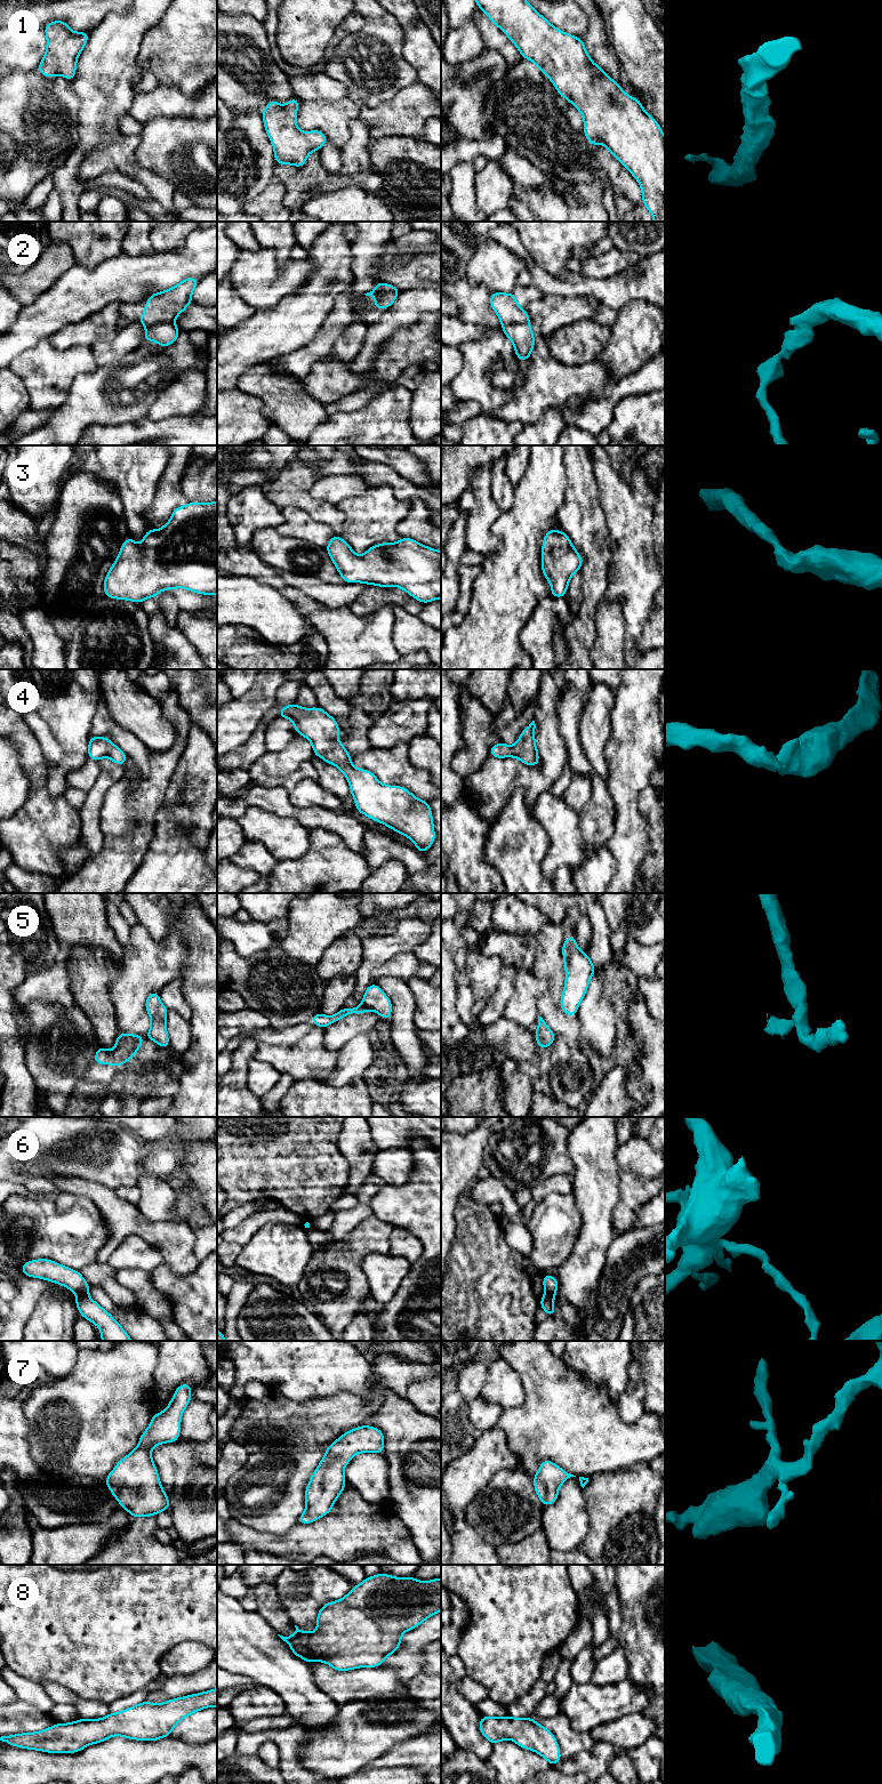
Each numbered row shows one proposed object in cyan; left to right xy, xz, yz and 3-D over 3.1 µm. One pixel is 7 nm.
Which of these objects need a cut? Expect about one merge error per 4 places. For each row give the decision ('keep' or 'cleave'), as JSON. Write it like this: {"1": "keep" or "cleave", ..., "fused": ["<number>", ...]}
{"1": "keep", "2": "cleave", "3": "keep", "4": "keep", "5": "cleave", "6": "cleave", "7": "keep", "8": "keep", "fused": ["2", "5", "6"]}

